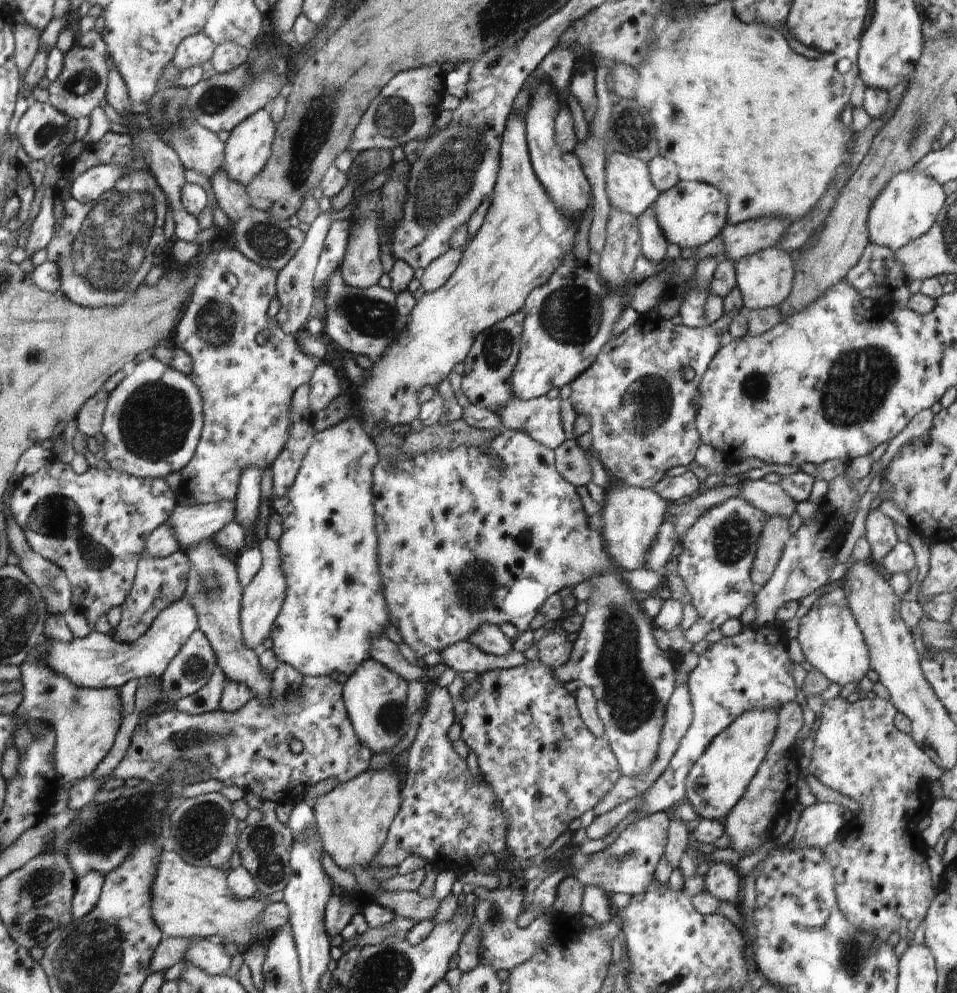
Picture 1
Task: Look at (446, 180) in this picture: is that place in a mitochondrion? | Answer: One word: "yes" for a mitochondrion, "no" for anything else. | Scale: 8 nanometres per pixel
yes

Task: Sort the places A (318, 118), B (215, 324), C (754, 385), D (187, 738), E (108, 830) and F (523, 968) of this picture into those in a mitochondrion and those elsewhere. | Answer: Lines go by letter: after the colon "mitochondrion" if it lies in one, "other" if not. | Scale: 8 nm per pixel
A: mitochondrion
B: mitochondrion
C: mitochondrion
D: mitochondrion
E: mitochondrion
F: other

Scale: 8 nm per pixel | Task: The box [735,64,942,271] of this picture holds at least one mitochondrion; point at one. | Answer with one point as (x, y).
(920, 124)

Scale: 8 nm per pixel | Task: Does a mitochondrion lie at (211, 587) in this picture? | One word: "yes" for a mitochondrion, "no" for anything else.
yes

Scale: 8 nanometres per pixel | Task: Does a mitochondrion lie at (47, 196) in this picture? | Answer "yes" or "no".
no

